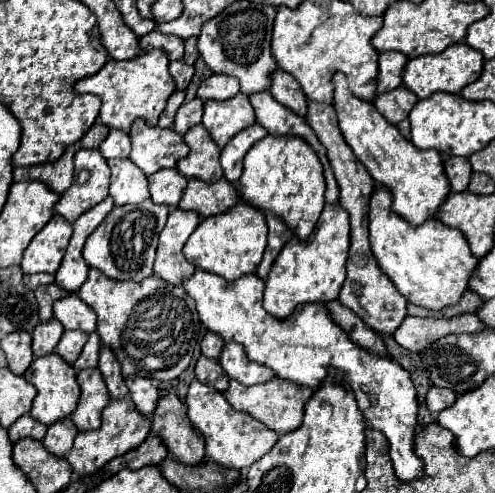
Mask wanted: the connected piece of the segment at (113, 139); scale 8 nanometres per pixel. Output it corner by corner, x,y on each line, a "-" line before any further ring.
111,129
111,133
107,135
107,139
99,145
99,151
107,159
113,159
113,157
129,157
129,153
131,153
129,135
123,133
123,131
119,131
119,129

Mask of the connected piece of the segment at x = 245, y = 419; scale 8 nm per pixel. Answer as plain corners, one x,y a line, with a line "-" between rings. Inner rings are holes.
193,381
189,385
189,393
185,399
187,405
187,415
189,421
193,423
195,429
201,431
205,437
205,459
215,461
223,467
233,467
233,469
249,469
257,459
261,459
279,439
279,435
271,429
267,429
261,421
251,417
249,413
235,411
223,393
217,389
211,389
203,385
201,381

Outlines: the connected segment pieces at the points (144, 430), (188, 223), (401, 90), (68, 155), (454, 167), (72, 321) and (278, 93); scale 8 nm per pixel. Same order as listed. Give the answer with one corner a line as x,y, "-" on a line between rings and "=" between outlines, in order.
129,397
123,399
123,401
113,401
113,399
109,399
107,407
103,409
103,423
101,423
101,427
99,427
97,431
79,433
79,435
75,437
73,449
71,449
69,455
67,455
67,461
71,463
73,471
75,471
79,477
91,475
91,473
95,475
95,473
101,471
101,467
103,467
107,461
111,461
111,459
119,457
119,455
123,455
123,453
135,449
137,445
141,445
141,443
145,441
145,437
149,435
149,427
151,427
151,419
139,415
137,409
135,409
135,405
131,405
131,399
129,399
=
173,209
169,213
167,225
159,235
159,247
153,265
157,277
165,279
167,283
181,285
189,275
195,273
195,265
191,265
183,257
181,249
197,225
199,225
199,215
195,211
=
399,85
395,87
393,91
387,91
387,93
381,93
375,97
375,107
377,111
387,119
391,121
393,125
401,123
403,119
407,119
409,115
409,109
413,109
413,105
417,103
419,99
415,97
415,93
411,93
405,85
=
77,145
69,147
61,155
61,159
55,163
43,163
43,165
35,165
35,167
15,167
13,181
41,181
53,193
63,195
73,183
73,155
75,155
75,151
77,151
=
447,157
445,159
445,175
449,179
451,193
459,193
459,191
467,189
471,171
473,169
465,157
=
75,293
55,301
53,315
63,323
65,329
79,329
83,333
95,331
95,313
91,307
83,305
=
277,69
277,71
273,73
269,93
271,93
279,103
283,103
285,107
293,109
293,111
299,113
299,115
305,115
305,111
307,111
307,97
305,97
301,85
295,81
295,77
291,77
287,71

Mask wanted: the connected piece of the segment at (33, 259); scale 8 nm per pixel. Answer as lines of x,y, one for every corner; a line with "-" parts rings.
53,215
49,223
31,239
23,253
23,273
55,273
61,265
71,237
71,223

